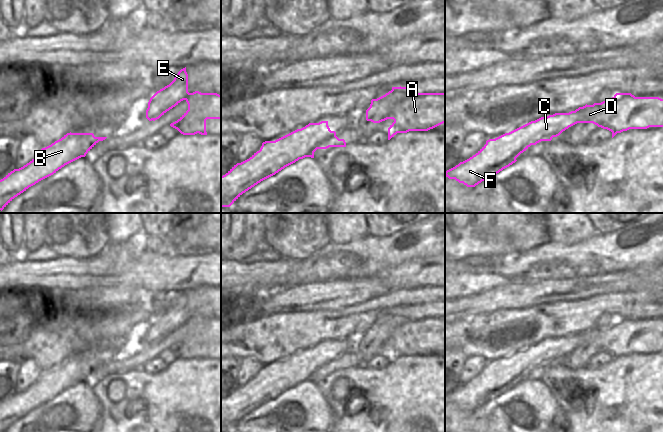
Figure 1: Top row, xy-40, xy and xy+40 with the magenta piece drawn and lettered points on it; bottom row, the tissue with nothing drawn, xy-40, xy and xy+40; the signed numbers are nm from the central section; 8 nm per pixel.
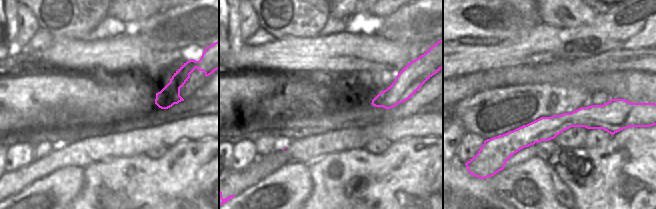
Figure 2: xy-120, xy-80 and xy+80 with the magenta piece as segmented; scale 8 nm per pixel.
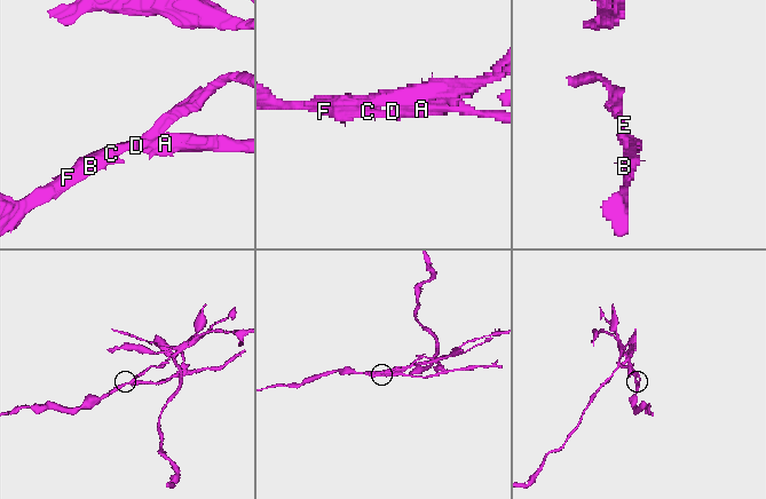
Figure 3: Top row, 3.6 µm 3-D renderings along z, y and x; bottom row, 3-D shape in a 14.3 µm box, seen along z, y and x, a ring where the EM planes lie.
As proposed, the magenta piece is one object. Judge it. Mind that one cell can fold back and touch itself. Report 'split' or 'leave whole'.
split

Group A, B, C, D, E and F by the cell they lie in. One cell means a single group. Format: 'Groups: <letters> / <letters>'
Groups: A B C D F / E.

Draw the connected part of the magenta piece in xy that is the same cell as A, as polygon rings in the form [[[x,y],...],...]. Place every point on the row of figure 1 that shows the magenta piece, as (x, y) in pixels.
[[[413,93],[409,101],[389,115],[379,117],[376,123],[387,119],[394,120],[388,128],[388,140],[397,133],[433,129],[445,123],[445,93]]]

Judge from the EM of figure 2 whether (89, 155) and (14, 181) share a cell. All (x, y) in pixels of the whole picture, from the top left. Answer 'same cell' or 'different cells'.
same cell

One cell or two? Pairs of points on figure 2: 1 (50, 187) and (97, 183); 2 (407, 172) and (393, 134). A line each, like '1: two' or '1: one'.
1: two
2: two

